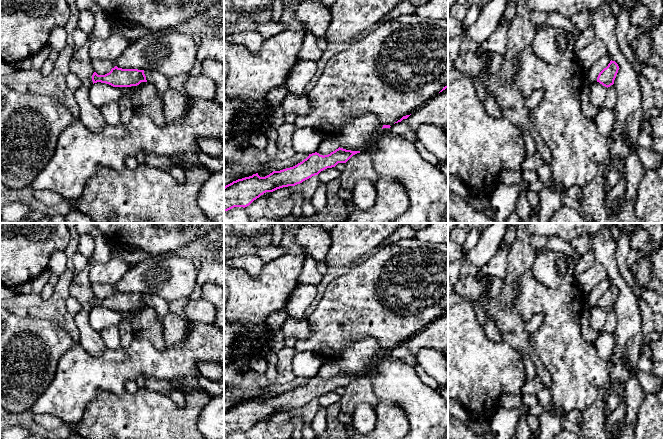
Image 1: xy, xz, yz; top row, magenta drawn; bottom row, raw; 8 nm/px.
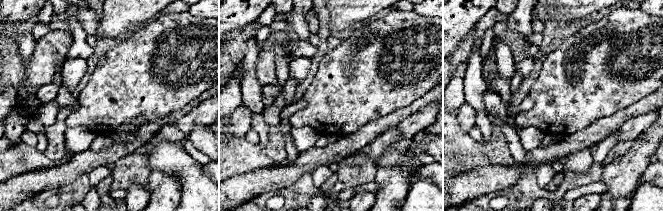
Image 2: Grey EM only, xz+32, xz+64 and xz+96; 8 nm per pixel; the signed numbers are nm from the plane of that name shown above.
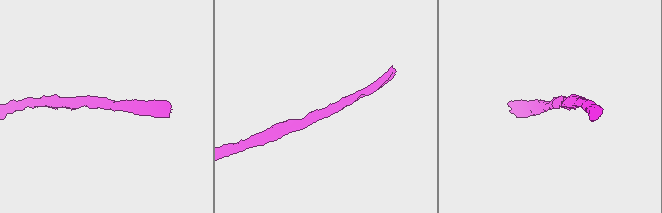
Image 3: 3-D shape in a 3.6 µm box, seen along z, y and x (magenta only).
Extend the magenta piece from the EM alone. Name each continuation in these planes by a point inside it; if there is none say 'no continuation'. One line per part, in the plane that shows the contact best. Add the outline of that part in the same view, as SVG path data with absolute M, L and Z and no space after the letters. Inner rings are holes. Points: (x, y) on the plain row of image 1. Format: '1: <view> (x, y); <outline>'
no continuation

